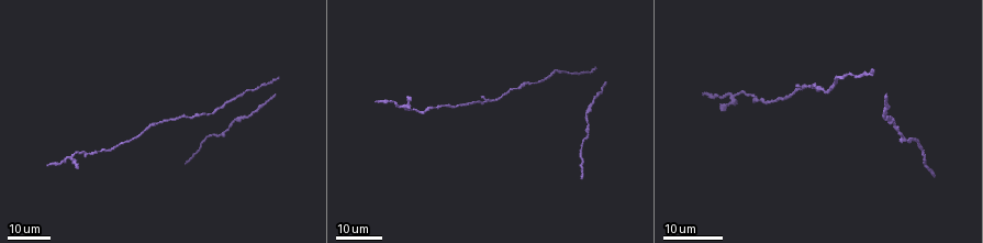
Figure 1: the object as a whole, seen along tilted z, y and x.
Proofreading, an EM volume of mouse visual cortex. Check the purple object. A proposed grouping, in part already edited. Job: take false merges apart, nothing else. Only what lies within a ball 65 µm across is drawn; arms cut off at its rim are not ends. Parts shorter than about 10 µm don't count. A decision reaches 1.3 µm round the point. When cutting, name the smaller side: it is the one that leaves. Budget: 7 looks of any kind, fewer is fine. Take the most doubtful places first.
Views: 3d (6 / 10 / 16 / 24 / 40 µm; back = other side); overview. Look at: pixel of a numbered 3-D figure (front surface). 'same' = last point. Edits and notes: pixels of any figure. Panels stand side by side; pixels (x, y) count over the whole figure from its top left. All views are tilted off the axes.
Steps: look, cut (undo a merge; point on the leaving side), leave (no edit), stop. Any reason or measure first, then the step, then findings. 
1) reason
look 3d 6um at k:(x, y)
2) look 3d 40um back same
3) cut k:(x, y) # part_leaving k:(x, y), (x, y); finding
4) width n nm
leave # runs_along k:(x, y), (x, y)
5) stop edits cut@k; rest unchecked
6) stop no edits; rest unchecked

sudden change in width
look 3d 24um at 1:(83, 152)

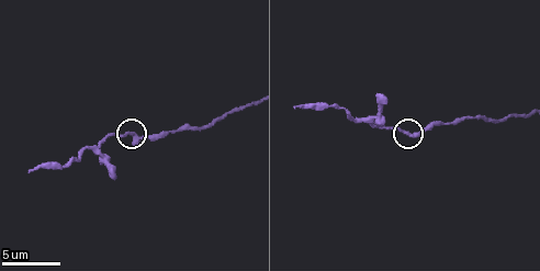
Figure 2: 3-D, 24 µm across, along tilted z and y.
look 3d 10um at 2:(129, 133)

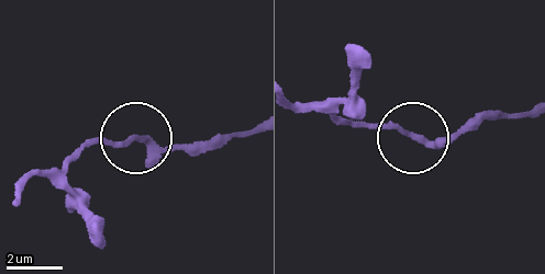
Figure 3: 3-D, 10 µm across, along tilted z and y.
width 210 nm
leave # runs_along 3:(251, 135), (177, 147), (132, 137), (79, 147); one neuron here

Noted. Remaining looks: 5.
sudden change in width
look 3d 16um at 1:(483, 103)

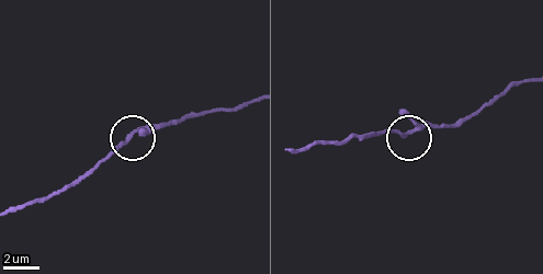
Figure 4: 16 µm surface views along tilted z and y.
look 3d 6um at 4:(133, 133)

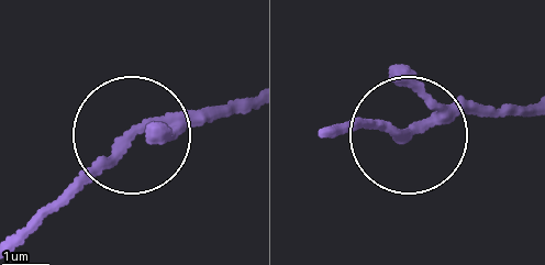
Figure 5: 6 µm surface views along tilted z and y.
leave # runs_along 5:(525, 111), (343, 130); continuous, no second neuron

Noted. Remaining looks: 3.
calibre changes
look 3d 24um at 1:(519, 89)

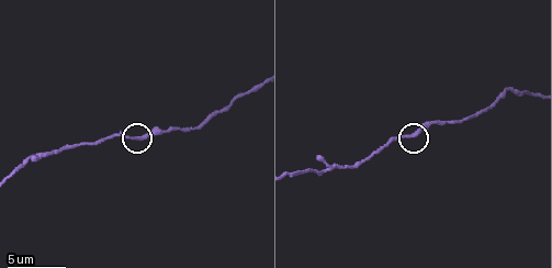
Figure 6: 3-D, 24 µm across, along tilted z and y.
look 3d 10um at 6:(413, 132)

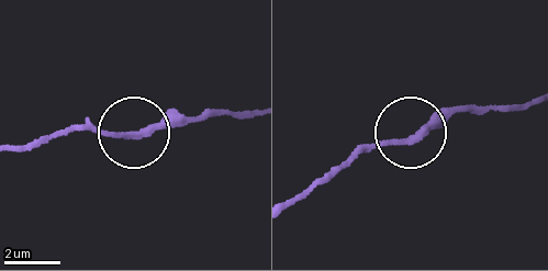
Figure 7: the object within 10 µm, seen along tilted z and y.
width 240 nm
leave # runs_along 7:(528, 105), (434, 114), (409, 136), (345, 160); all the same neuron

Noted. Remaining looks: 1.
stop no edits; rest unchecked

